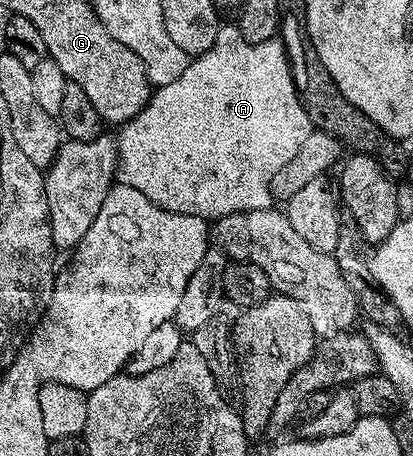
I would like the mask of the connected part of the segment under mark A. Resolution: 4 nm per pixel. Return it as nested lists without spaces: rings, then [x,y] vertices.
[[[282,39],[266,40],[263,44],[214,44],[205,55],[192,59],[188,63],[185,74],[181,78],[173,78],[173,82],[160,84],[152,91],[151,101],[135,115],[133,120],[128,120],[117,132],[119,145],[119,166],[117,176],[122,183],[133,186],[133,190],[141,190],[149,202],[161,206],[170,212],[180,212],[196,216],[208,222],[222,220],[225,216],[238,216],[244,212],[262,212],[272,207],[273,193],[271,183],[273,178],[285,166],[289,166],[297,150],[301,150],[301,142],[309,138],[312,132],[309,114],[301,106],[299,96],[295,93],[295,79],[291,76],[291,67],[287,61],[287,51],[283,48]]]

